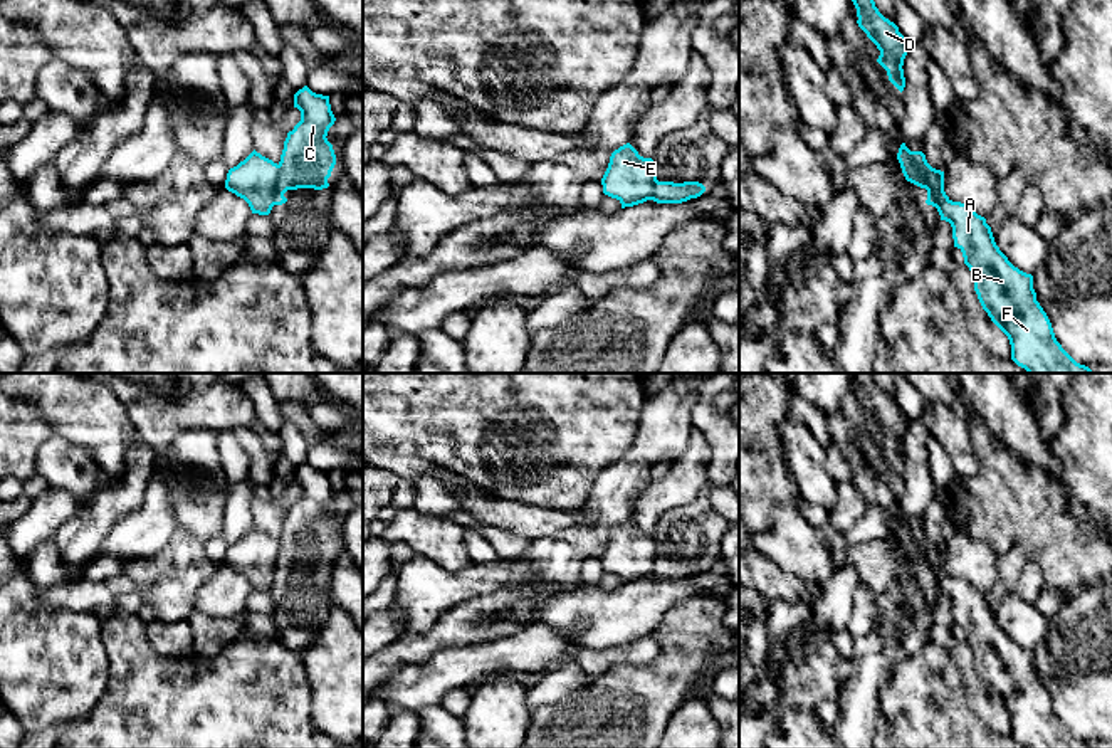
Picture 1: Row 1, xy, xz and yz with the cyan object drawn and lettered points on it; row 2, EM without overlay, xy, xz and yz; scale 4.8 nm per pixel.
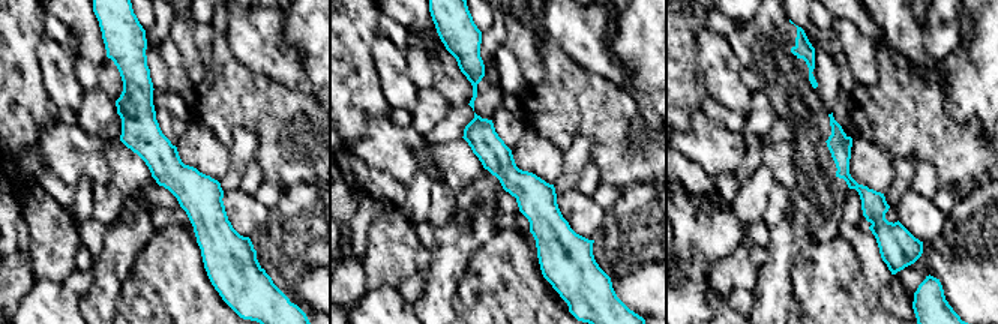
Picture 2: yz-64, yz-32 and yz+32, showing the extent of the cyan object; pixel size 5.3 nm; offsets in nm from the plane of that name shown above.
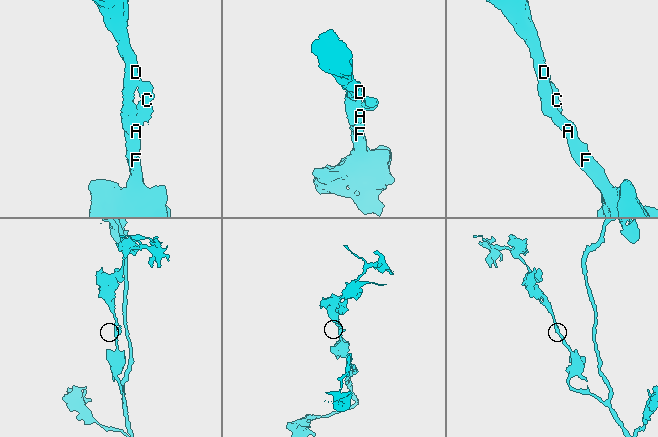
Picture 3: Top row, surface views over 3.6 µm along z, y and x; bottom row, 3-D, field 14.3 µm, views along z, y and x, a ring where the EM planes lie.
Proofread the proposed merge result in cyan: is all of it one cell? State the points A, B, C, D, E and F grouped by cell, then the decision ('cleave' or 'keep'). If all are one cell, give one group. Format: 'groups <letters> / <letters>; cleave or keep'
groups A B D E F / C; cleave

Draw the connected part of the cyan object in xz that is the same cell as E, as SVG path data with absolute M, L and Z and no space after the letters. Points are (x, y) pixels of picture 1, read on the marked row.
M630 143L611 153L601 178L603 193L616 198L622 208L652 200L655 182L657 165L640 156Z

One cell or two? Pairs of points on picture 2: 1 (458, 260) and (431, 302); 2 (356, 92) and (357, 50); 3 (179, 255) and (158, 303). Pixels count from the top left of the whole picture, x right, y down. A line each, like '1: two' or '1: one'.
1: one
2: one
3: one

